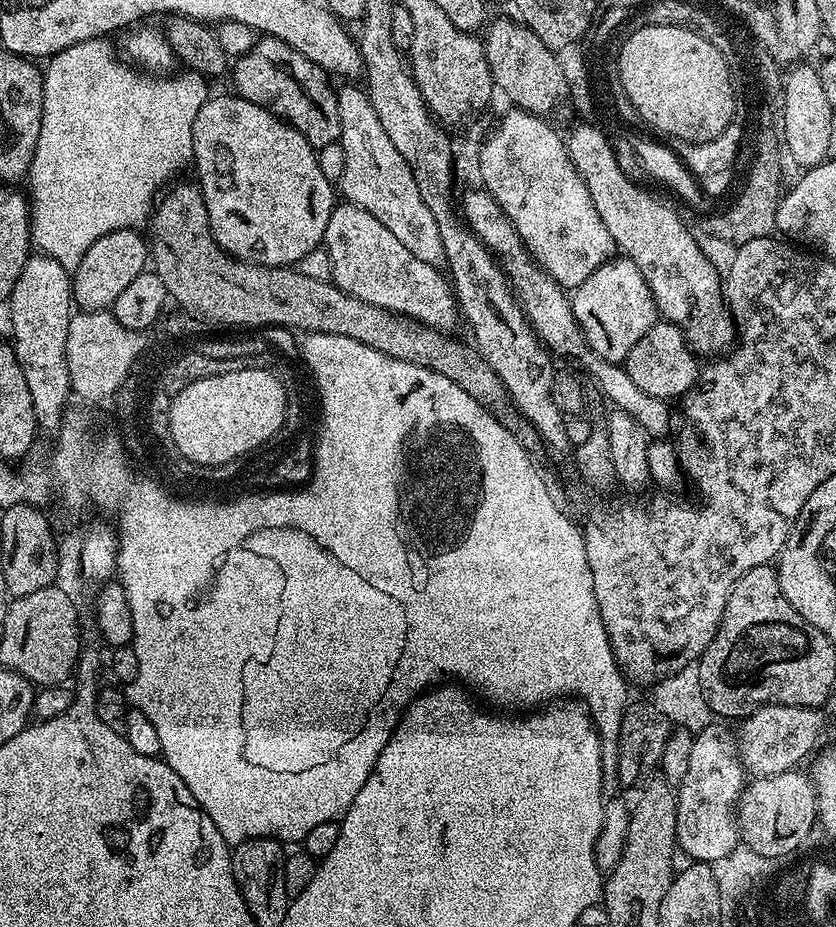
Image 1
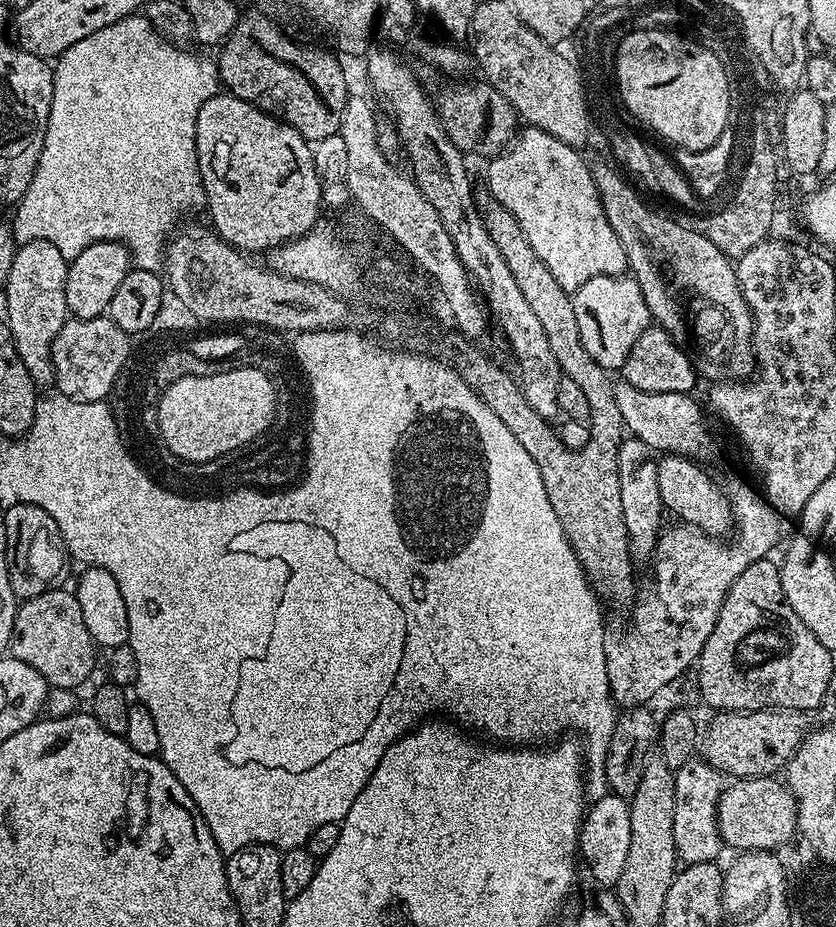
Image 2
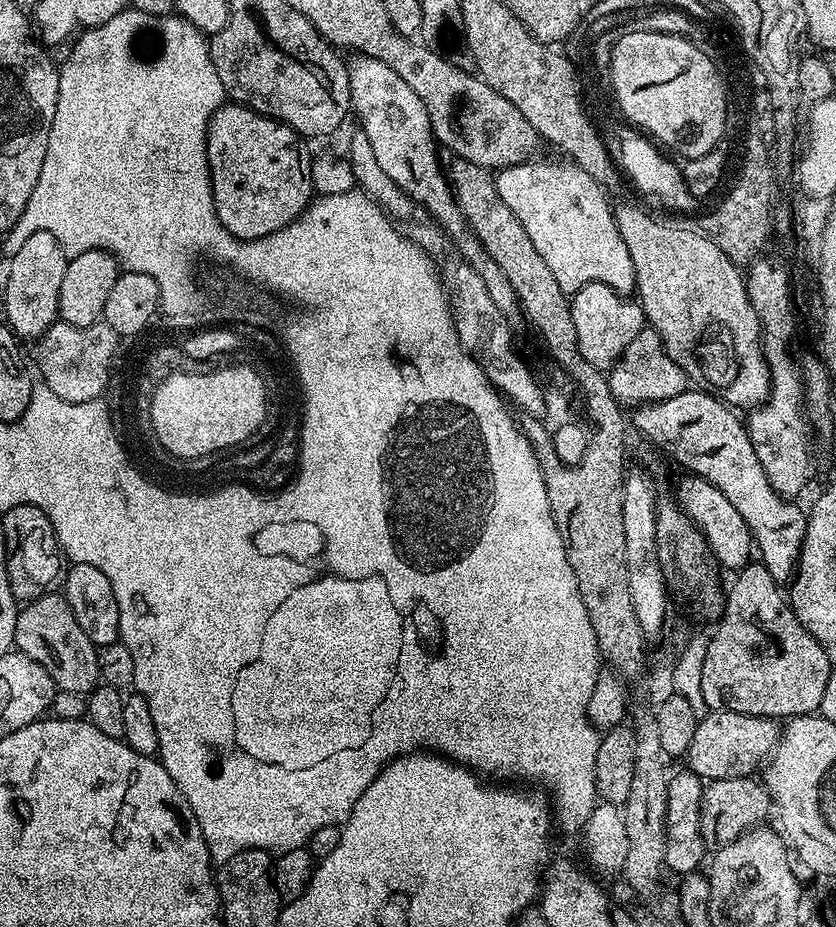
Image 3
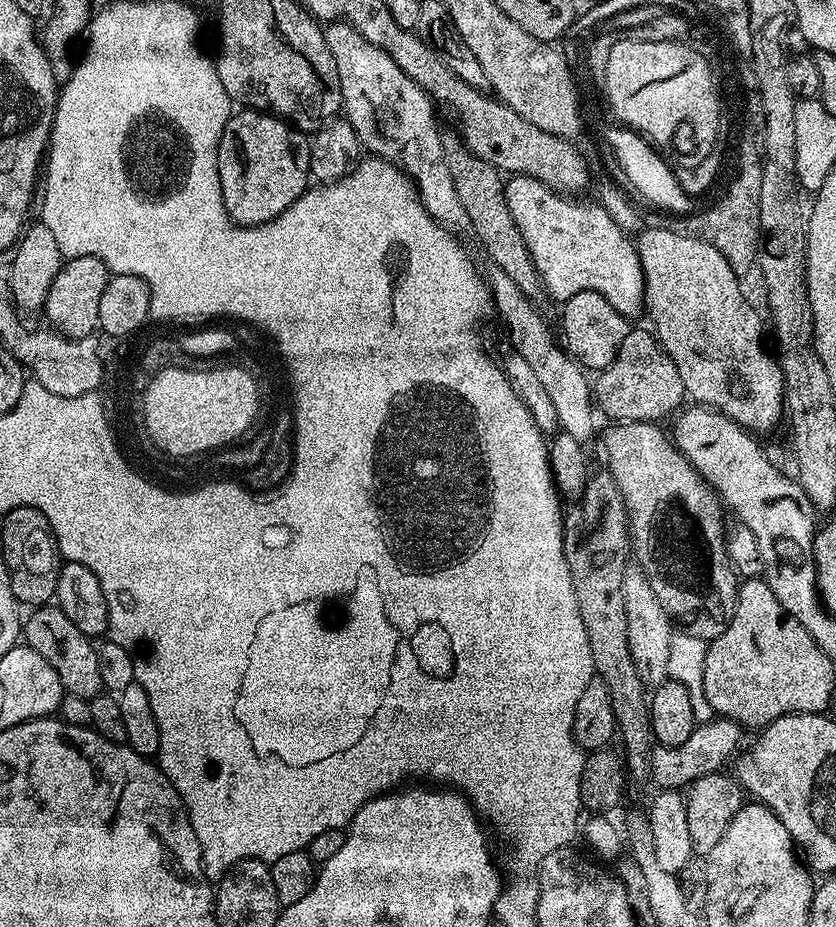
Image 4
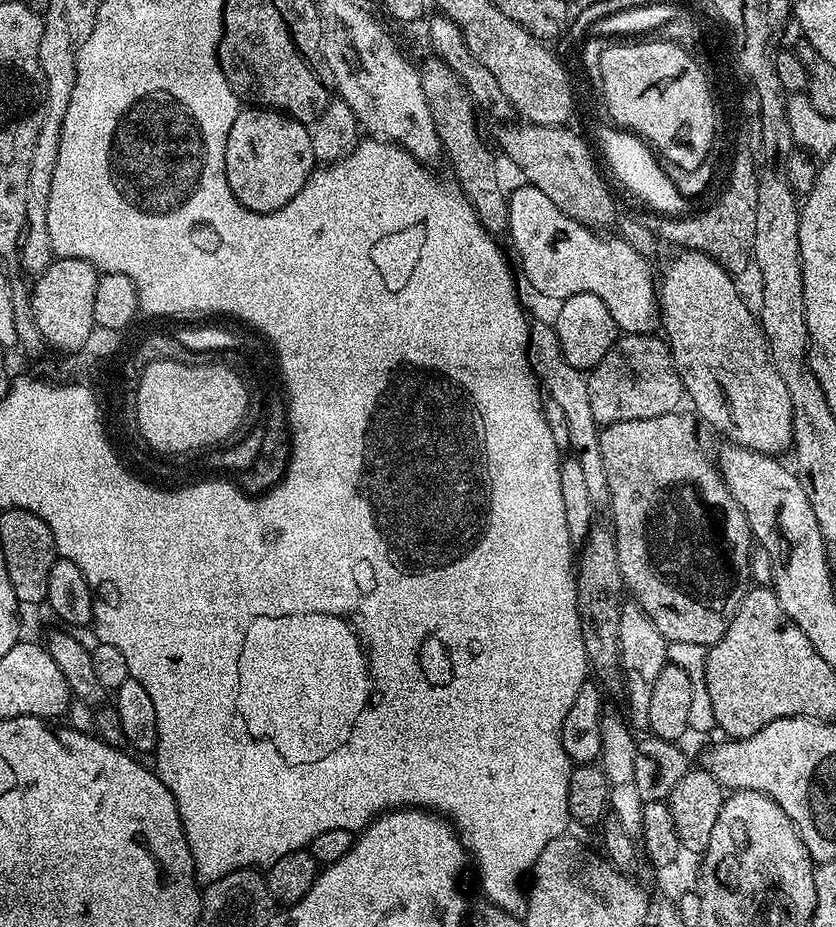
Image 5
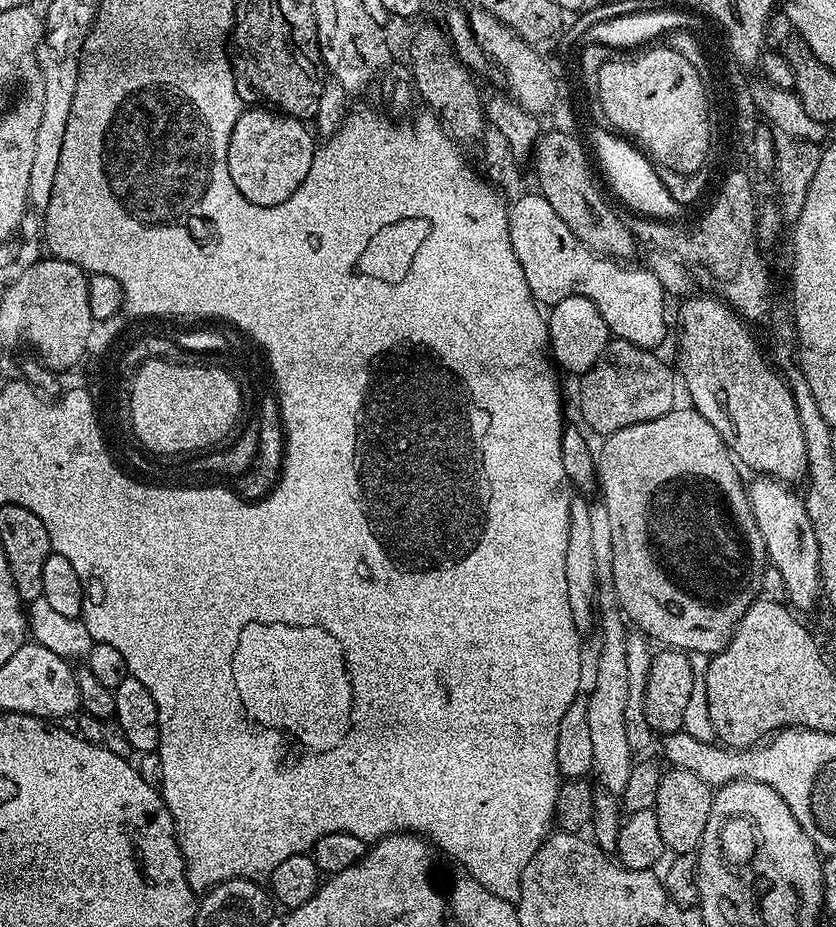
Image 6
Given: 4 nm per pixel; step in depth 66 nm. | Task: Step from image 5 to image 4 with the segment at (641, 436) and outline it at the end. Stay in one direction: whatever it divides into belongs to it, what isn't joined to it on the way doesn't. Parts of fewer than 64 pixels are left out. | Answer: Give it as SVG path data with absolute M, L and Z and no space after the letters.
M616 422L608 427L612 428L608 428L604 432L604 452L608 455L606 470L614 478L614 482L618 486L618 490L624 499L624 509L628 512L630 548L634 553L635 563L639 564L640 569L646 574L650 590L654 590L654 598L658 598L658 602L662 610L667 614L669 621L675 622L677 625L680 623L681 626L679 627L683 629L685 633L710 642L714 638L718 638L718 634L722 634L722 630L726 630L726 626L734 614L736 590L738 587L738 573L732 565L731 558L728 556L726 525L724 526L725 509L722 507L722 501L720 497L716 495L715 490L698 474L698 470L694 470L694 466L690 466L690 462L686 457L676 449L676 443L672 441L671 435L669 435L665 429L663 432L663 430L660 429L661 425L659 423Z

